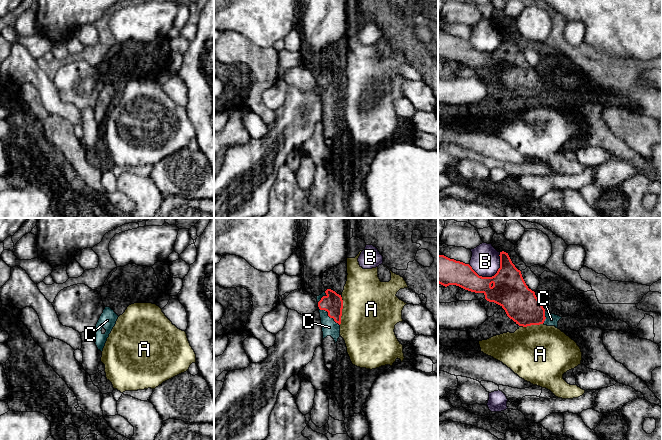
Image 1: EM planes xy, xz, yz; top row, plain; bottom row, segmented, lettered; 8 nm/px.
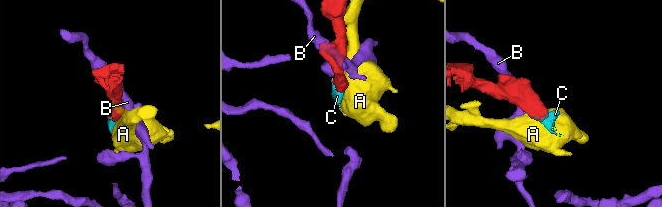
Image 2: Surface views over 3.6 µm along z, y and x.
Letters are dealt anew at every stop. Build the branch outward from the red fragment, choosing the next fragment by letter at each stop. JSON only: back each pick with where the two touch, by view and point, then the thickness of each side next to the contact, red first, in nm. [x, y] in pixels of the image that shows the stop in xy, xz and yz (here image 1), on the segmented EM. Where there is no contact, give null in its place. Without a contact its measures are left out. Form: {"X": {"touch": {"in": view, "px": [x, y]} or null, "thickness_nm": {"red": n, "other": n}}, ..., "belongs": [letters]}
{"C": {"touch": {"in": "xz", "px": [328, 314]}, "thickness_nm": {"red": 160, "other": 130}}, "belongs": ["C"]}

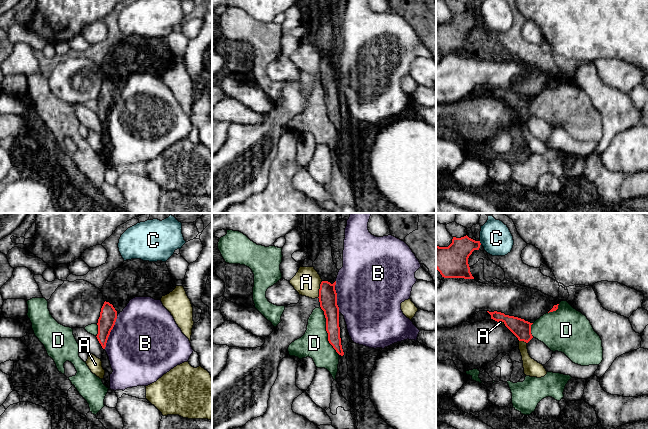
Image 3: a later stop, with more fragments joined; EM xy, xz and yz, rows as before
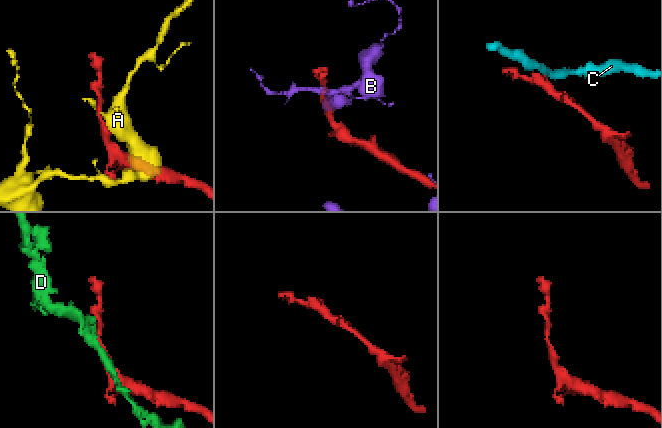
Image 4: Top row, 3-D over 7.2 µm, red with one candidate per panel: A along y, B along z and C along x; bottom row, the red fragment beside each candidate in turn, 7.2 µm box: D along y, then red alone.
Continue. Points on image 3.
{"belongs": []}

